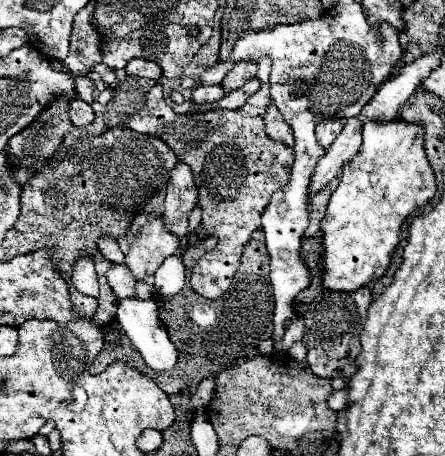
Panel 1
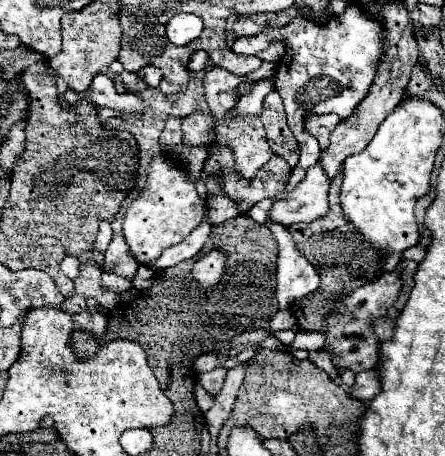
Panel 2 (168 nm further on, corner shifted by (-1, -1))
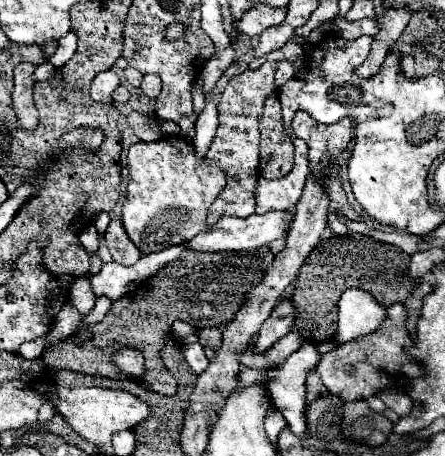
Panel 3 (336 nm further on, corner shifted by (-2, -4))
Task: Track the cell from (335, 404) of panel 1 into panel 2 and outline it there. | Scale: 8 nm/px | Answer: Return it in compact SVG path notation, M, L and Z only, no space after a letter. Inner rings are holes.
M364 371L356 375L356 383L348 389L348 395L358 401L370 401L380 391L376 371Z

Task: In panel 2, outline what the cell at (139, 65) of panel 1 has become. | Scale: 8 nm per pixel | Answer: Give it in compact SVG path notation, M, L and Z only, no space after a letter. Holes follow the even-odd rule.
M154 65L142 67L142 69L138 71L138 77L140 77L144 83L148 83L150 87L158 87L160 81L162 81L162 73L160 73L160 69L156 69Z

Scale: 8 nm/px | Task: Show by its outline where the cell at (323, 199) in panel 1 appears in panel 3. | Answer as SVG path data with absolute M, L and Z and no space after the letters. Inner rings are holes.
M331 236L329 240L319 242L315 250L307 256L295 280L297 292L293 294L293 300L299 310L295 326L301 338L311 344L333 340L337 332L337 302L347 288L363 288L371 292L383 306L405 302L411 296L413 288L419 284L419 280L409 278L409 262L411 256L405 254L401 248L377 242L369 236Z

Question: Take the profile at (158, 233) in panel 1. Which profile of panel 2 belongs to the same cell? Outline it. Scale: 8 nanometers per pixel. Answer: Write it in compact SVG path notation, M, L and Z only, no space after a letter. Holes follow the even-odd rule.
M168 153L156 155L150 165L148 181L140 197L128 207L124 217L124 239L130 247L132 257L140 265L154 263L164 249L184 241L192 229L202 221L202 199L196 193L196 187L184 177L180 163L168 157Z

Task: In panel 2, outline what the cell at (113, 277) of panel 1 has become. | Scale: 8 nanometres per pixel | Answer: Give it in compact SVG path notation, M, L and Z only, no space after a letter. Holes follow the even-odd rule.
M122 235L112 237L112 243L108 245L108 249L104 253L102 269L104 269L104 273L114 273L124 279L134 277L138 265L136 265L136 261L132 261L132 255L128 253L128 245L124 245Z

